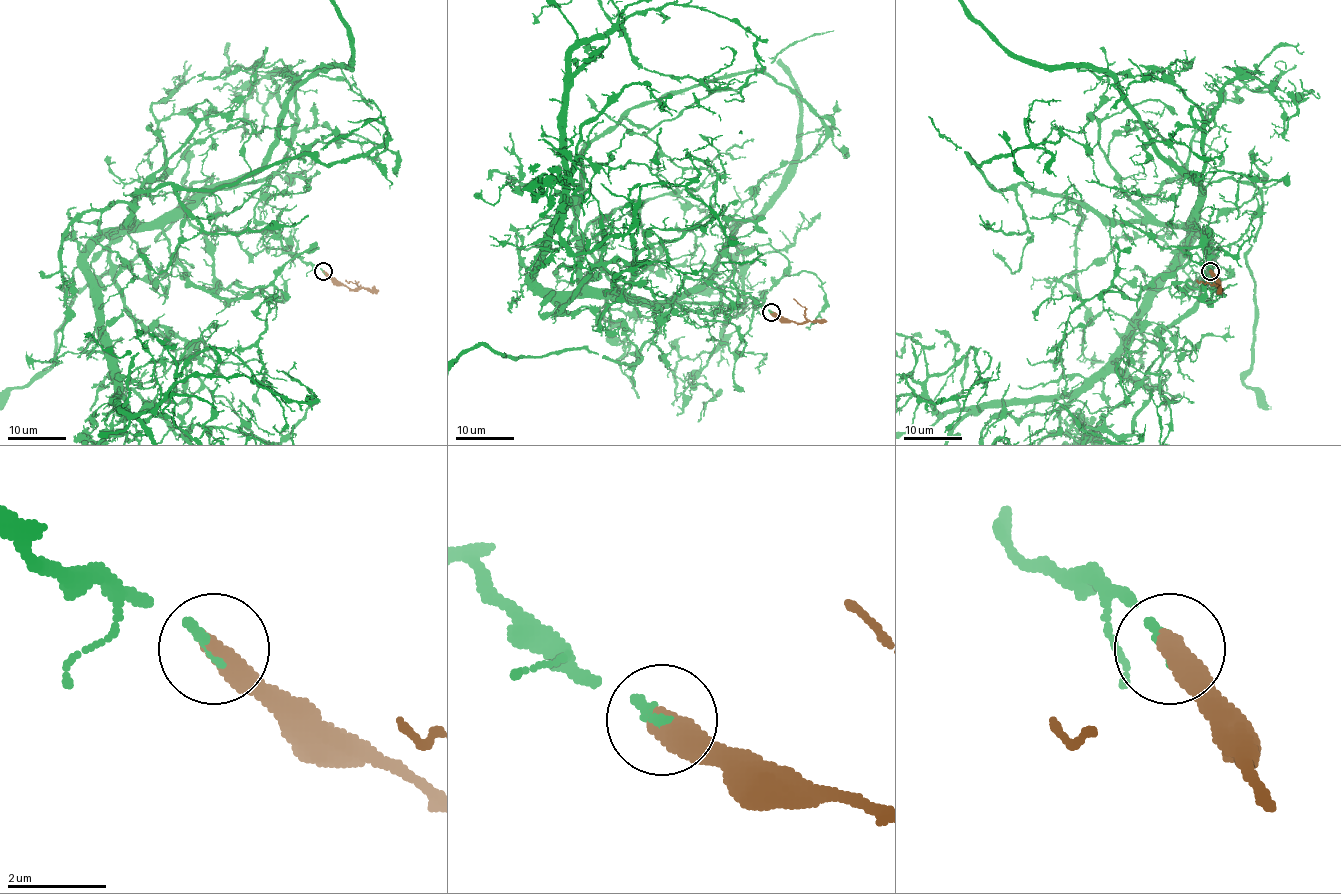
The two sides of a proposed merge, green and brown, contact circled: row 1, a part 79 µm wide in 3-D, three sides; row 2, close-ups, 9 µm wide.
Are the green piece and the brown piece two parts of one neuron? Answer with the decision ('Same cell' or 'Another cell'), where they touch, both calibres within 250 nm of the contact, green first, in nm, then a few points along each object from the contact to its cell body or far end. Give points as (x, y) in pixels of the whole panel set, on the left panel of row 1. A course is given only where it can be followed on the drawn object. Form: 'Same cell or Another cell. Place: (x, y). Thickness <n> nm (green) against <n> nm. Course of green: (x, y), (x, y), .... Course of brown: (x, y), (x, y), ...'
Same cell. Place: (323, 271). Thickness 200 nm (green) against 500 nm. Course of green: (323, 271), (277, 233), (205, 232), (194, 181), (76, 294), (56, 361). Course of brown: (323, 271), (354, 289), (357, 284), (345, 280)

